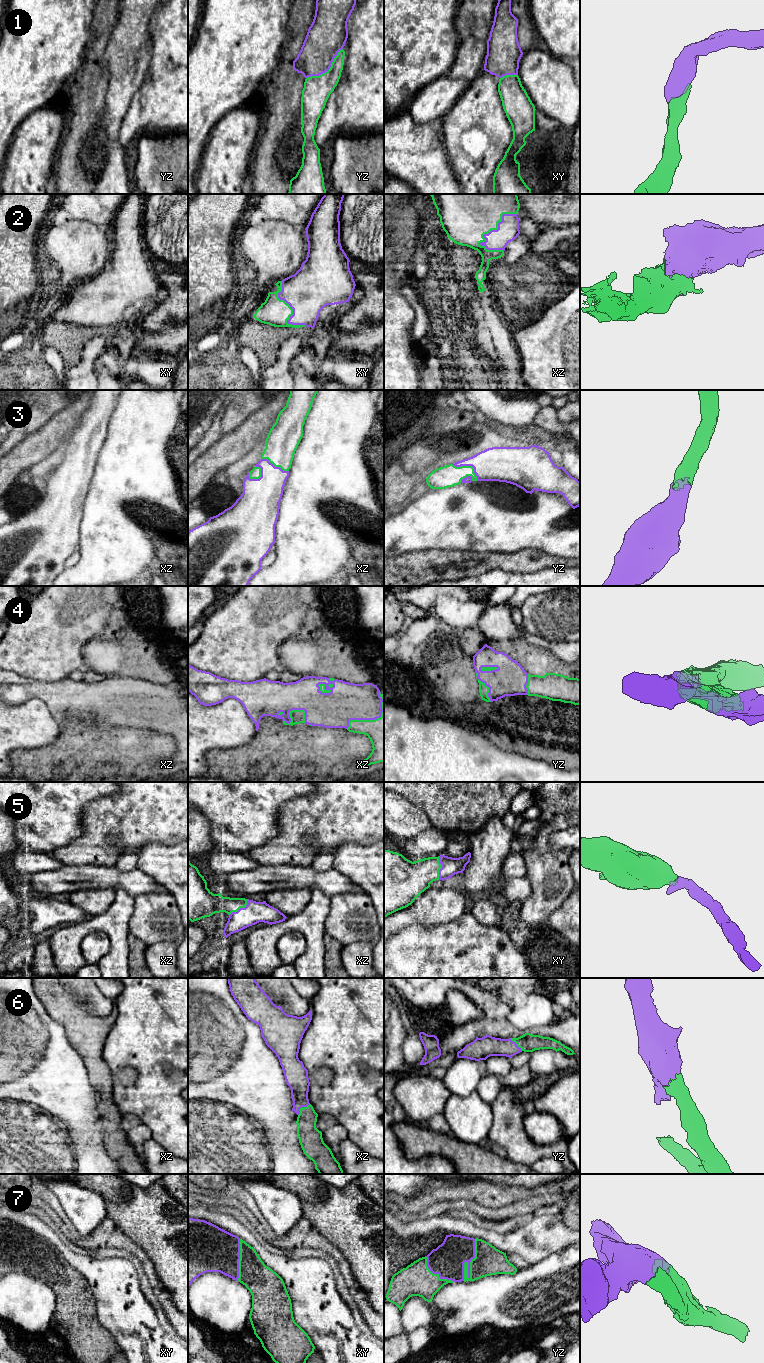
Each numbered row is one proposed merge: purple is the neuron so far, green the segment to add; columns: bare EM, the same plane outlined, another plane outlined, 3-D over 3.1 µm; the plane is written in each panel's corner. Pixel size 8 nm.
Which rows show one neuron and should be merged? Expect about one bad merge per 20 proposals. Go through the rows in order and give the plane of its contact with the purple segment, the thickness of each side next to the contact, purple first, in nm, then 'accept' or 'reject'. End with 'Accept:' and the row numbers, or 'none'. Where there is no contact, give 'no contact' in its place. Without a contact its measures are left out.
1: yz | 300/220 nm | accept
2: xz | 180/440 nm | accept
3: yz | 280/180 nm | accept
4: xz | 300/50 nm | accept
5: xy | 140/280 nm | accept
6: xz | 180/180 nm | accept
7: yz | 260/220 nm | accept
Accept: 1, 2, 3, 4, 5, 6, 7

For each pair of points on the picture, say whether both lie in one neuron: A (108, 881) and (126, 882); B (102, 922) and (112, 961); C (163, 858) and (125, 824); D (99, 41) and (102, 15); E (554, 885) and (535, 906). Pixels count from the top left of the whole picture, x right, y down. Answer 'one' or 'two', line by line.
A: one
B: one
C: two
D: one
E: one

